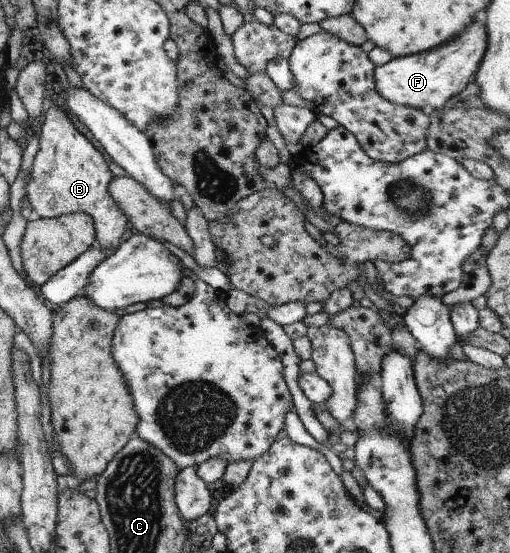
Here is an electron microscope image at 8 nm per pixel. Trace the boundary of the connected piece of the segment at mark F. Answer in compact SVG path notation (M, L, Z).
M473 20L461 36L437 46L437 50L425 50L421 54L394 58L384 66L378 66L374 73L375 88L381 98L391 104L421 108L424 111L439 110L451 96L457 96L474 79L479 62L485 54L487 36L485 24Z

